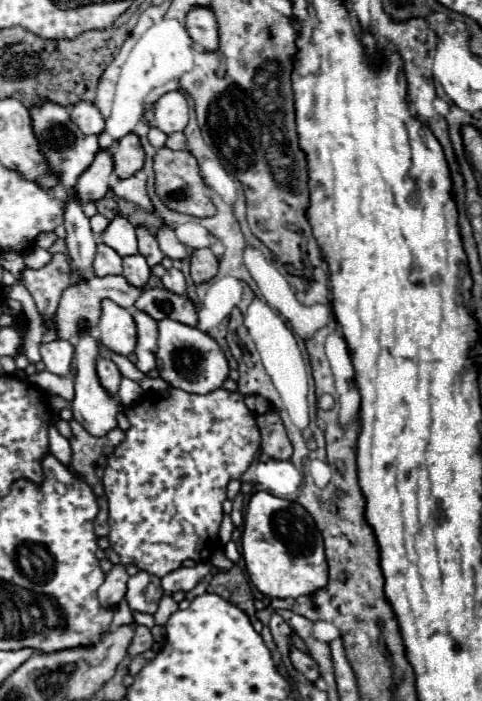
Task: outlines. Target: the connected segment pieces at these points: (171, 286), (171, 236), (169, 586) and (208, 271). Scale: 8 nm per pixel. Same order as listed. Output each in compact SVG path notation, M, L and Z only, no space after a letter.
M173 267L173 269L169 269L165 275L163 275L163 287L165 289L169 289L169 291L173 291L173 293L177 293L177 295L185 295L185 277L183 277L183 273L177 269L177 267Z
M161 225L159 231L157 231L157 243L161 247L161 251L165 253L165 257L169 259L175 259L175 261L181 261L187 257L187 249L185 245L175 237L175 231L167 225Z
M197 563L195 567L181 567L175 569L173 573L167 573L161 579L161 587L167 595L175 593L175 591L191 591L207 573L211 571L211 563Z
M195 249L191 253L191 279L195 285L211 281L217 275L219 259L211 253L211 249Z

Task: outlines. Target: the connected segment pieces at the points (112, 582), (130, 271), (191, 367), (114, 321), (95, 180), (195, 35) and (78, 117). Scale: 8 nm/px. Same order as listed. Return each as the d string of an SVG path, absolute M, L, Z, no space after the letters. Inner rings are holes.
M113 565L113 569L105 577L105 583L99 587L101 605L105 605L107 609L115 609L119 605L119 601L125 597L127 579L129 579L129 575L127 575L125 567Z
M141 255L123 257L123 277L129 281L129 285L137 285L141 289L147 285L149 275L151 275L151 269Z
M163 319L159 323L159 349L157 349L157 369L163 381L171 387L183 389L187 393L211 393L223 387L223 381L229 375L229 365L223 349L213 337L199 331L197 327L183 325L173 319Z
M105 299L101 301L99 319L99 341L121 355L129 355L137 343L137 329L129 309L121 309L117 303Z
M101 151L97 153L95 161L89 165L89 169L79 177L77 185L75 185L75 199L79 201L99 201L105 197L105 193L109 191L107 179L113 173L113 161L111 161L111 153L109 151Z
M193 7L187 13L185 27L187 27L189 37L203 51L217 51L219 37L217 37L217 19L213 17L213 9L209 9L209 7Z
M81 101L71 109L71 119L77 123L77 127L85 133L85 135L99 135L105 129L105 119L101 117L99 109L89 103L89 101Z

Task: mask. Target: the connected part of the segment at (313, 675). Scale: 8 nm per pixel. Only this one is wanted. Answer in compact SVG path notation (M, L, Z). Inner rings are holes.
M291 647L291 649L289 649L289 659L291 659L293 667L295 667L299 673L303 673L311 683L319 677L317 663L315 663L315 661L313 661L313 657L309 657L307 653L303 653L303 651L299 651L299 649Z

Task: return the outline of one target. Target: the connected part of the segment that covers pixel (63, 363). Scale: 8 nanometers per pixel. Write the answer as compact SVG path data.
M57 339L51 343L43 343L39 347L39 353L41 353L41 361L45 363L45 369L49 373L55 373L61 377L69 375L69 367L73 361L73 345L69 341Z

